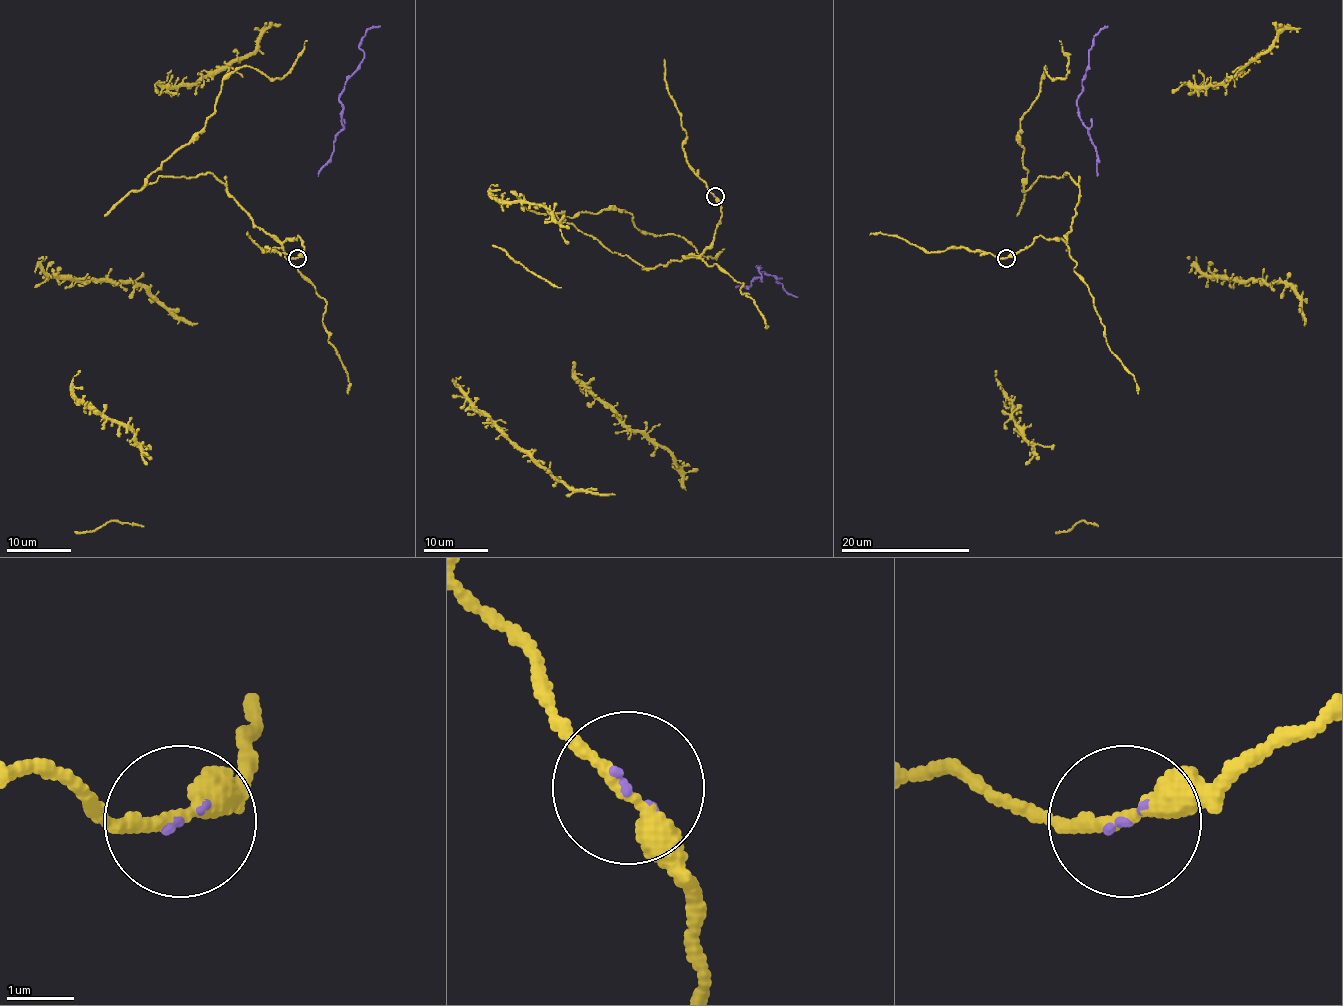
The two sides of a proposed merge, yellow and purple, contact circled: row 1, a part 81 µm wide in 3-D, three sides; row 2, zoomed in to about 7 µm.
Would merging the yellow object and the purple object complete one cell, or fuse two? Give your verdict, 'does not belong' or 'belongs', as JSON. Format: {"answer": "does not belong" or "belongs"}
{"answer": "belongs"}

